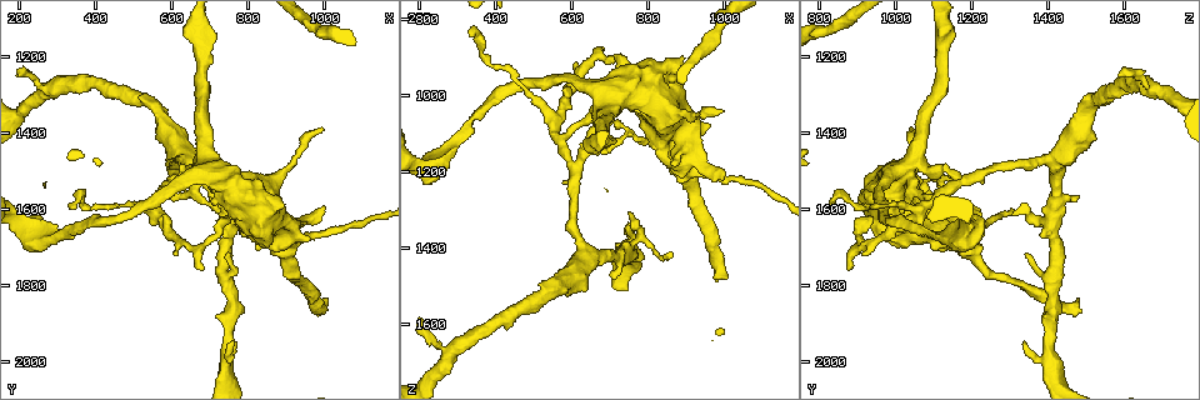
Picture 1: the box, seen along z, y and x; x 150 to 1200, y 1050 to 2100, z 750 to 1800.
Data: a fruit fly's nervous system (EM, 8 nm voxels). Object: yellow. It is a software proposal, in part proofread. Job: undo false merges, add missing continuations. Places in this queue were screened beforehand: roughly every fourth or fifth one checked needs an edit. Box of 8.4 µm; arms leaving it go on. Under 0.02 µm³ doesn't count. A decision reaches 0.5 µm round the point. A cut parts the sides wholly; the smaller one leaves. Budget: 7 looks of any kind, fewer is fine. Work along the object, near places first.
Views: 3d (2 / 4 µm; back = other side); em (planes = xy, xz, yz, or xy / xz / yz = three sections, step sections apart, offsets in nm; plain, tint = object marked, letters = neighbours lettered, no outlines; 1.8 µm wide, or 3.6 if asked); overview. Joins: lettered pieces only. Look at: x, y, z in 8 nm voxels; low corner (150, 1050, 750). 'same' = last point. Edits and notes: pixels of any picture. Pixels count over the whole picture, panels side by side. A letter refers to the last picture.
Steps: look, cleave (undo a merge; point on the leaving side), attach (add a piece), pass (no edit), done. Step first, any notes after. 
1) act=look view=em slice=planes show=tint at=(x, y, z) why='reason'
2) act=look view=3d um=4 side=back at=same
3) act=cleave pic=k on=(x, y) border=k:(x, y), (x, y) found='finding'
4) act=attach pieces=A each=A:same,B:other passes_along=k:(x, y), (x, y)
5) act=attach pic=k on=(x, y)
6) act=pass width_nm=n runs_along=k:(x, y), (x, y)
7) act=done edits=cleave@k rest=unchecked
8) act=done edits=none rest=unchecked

act=look view=3d um=2 at=(1005, 1840, 1480) why='an open end'

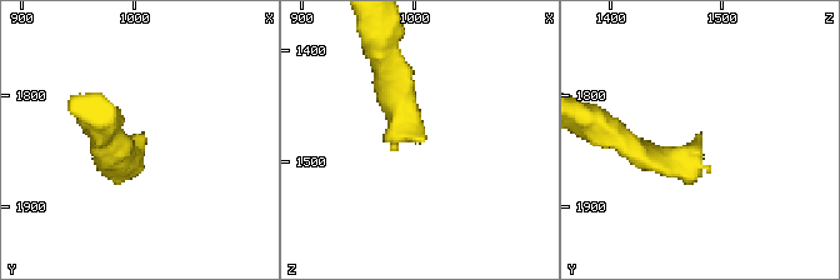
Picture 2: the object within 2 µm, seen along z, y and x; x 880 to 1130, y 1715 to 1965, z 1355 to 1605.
act=look view=em slice=planes show=letters at=(1006, 1832, 1478)

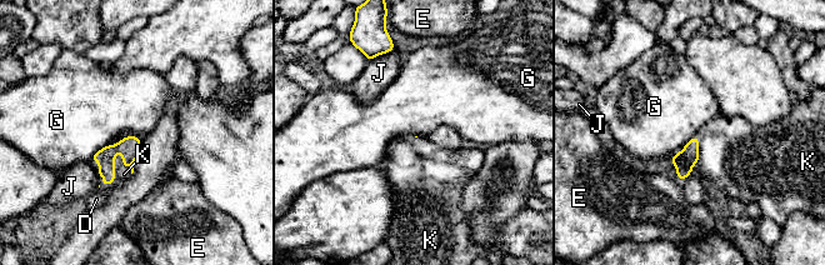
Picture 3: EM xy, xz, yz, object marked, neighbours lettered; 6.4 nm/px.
act=attach pieces=K each=D:other,E:other,G:other,J:other,K:same passes_along=3:(129, 146), (114, 173), (121, 174) found='the neuron continues'

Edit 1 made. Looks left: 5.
act=look view=3d um=4 at=(700, 1470, 1040) why='thick turns thin'

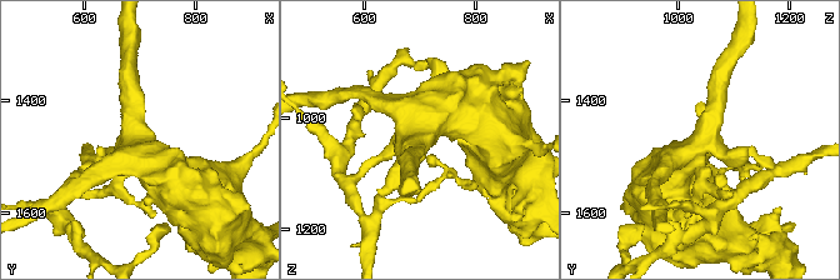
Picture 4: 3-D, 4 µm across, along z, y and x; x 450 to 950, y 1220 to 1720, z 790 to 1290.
act=look view=em um=3.6 slice=planes show=letters at=(700, 1475, 1040)

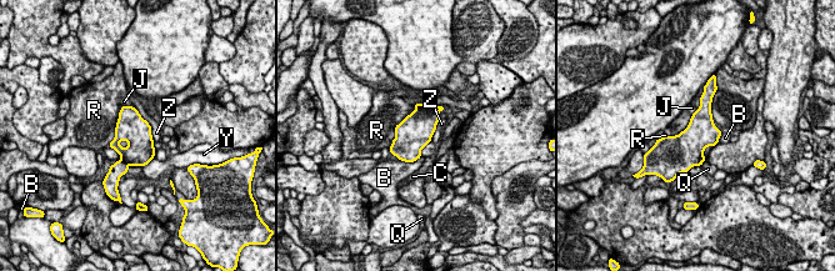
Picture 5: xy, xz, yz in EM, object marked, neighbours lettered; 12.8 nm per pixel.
act=cleave pic=5 on=(115, 171) width_nm=400 each=B:other,C:other,J:other,Q:other,R:other,Y:other,Z:other border=5:(121, 159), (128, 165) found='a second neuron is stuck on'

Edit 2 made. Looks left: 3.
act=done edits=attach@3,cleave@5 rest=unchecked

